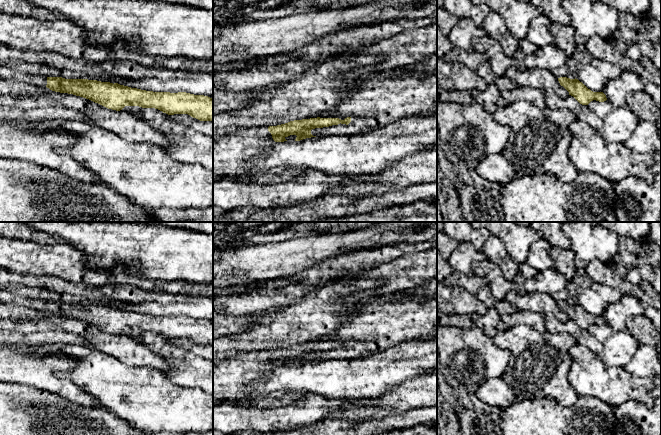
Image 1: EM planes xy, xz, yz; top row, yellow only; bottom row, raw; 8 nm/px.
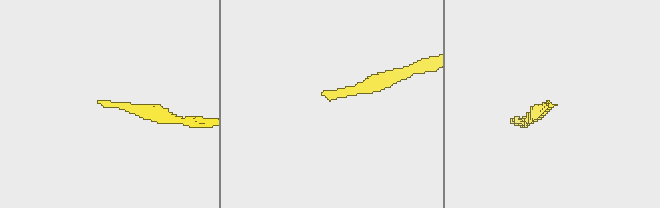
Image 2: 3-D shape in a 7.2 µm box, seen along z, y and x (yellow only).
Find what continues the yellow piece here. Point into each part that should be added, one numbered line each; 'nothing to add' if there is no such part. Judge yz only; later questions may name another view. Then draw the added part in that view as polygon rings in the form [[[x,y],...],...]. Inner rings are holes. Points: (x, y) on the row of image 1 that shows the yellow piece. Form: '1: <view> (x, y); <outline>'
nothing to add

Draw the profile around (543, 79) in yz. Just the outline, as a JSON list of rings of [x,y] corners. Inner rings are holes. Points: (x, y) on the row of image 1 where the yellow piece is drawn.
[[[510,67],[504,75],[519,87],[533,87],[543,91],[552,89],[562,99],[569,96],[569,92],[560,85],[558,78],[545,69],[525,69],[520,71]]]

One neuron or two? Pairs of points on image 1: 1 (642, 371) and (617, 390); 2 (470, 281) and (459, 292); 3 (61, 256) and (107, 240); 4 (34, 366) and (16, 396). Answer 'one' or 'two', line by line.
1: two
2: two
3: two
4: two

